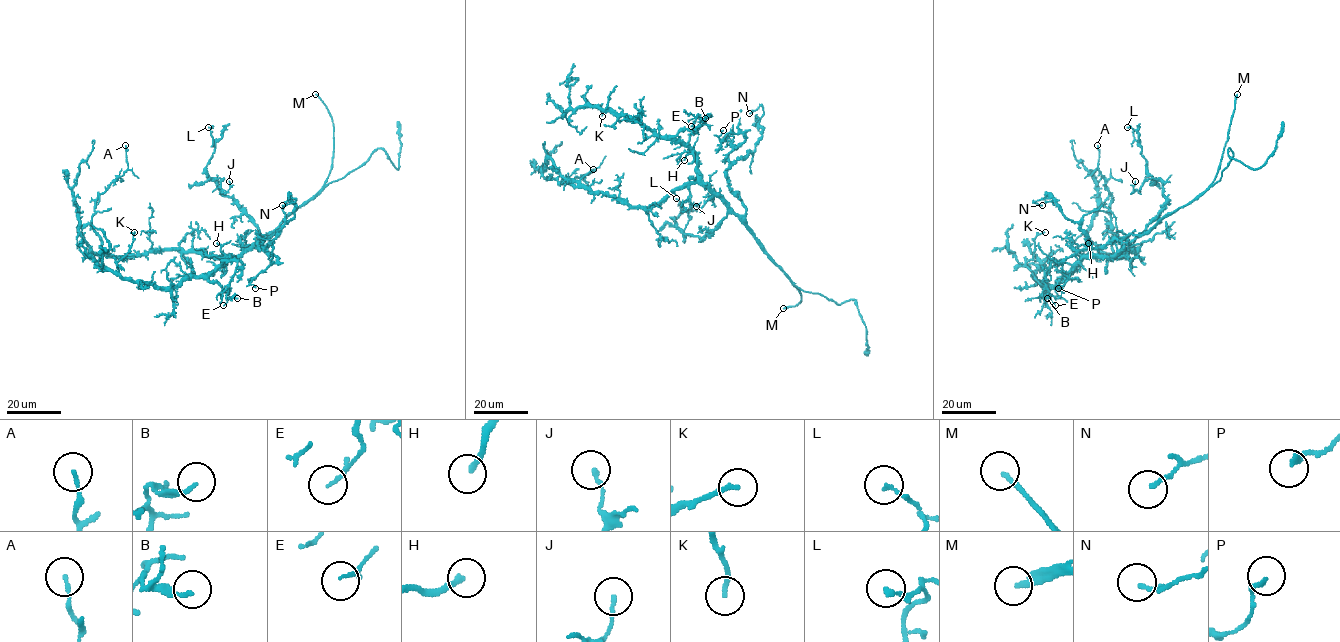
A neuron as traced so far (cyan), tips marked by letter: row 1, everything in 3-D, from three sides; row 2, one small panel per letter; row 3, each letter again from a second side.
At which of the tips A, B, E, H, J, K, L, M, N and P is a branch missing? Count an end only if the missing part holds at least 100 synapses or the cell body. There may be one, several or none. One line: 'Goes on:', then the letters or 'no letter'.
Goes on: M

